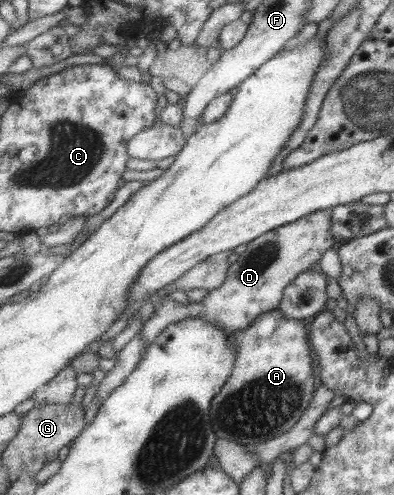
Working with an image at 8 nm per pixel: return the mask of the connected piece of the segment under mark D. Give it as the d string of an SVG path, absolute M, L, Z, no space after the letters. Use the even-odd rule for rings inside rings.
M320 210L306 217L296 218L295 222L260 234L247 243L246 250L238 255L237 260L228 265L224 282L217 289L212 289L200 302L186 306L167 298L156 306L154 313L140 327L142 353L152 344L152 340L168 324L184 317L195 317L216 322L226 332L242 330L260 314L275 310L282 300L282 292L300 272L309 270L310 264L318 261L320 255L332 247L334 236L329 232L329 210Z

